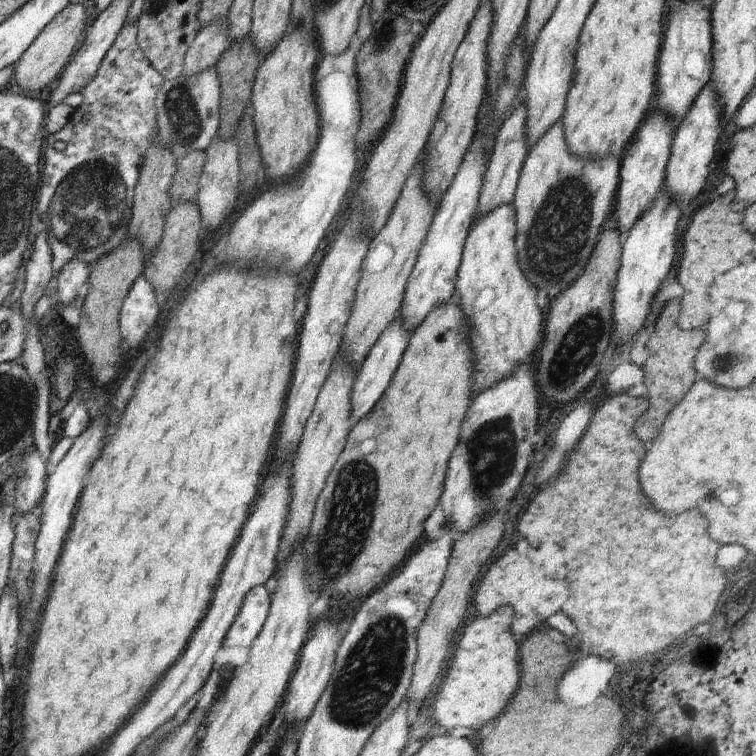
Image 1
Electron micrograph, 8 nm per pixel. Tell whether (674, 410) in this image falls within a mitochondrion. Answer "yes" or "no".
no

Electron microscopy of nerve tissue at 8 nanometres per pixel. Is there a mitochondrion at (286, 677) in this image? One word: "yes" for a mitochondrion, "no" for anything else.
no

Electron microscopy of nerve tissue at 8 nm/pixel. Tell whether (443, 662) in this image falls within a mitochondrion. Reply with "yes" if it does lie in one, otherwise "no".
no

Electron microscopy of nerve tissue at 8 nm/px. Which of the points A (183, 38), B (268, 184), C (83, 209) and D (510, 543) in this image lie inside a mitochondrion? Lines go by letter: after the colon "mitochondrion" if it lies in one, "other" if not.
A: other
B: other
C: mitochondrion
D: other

